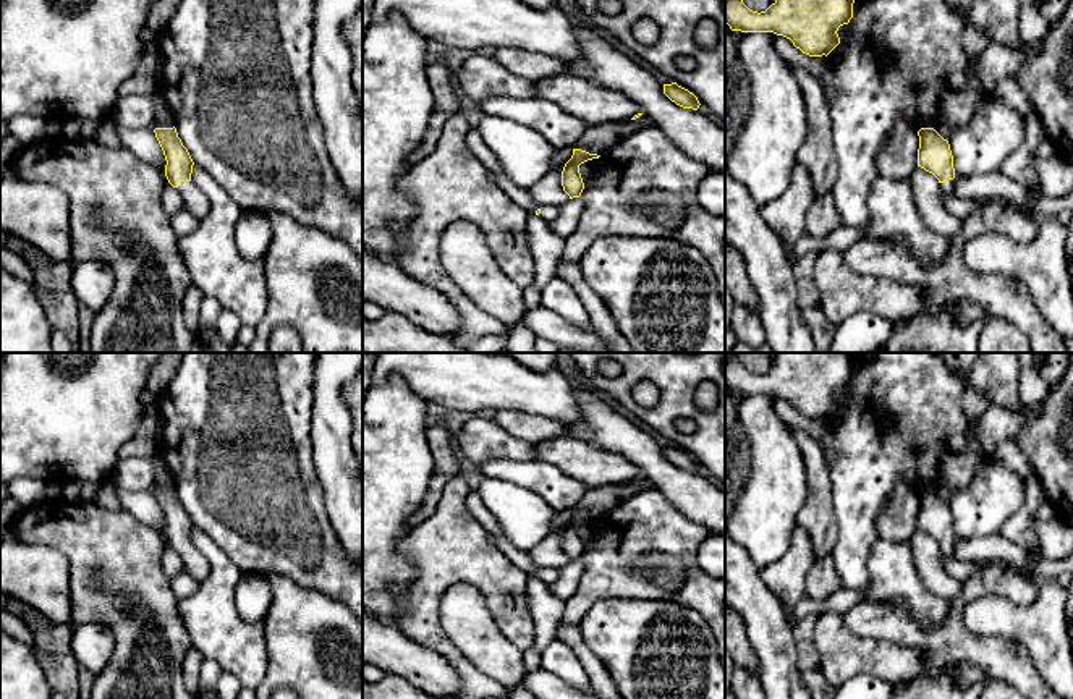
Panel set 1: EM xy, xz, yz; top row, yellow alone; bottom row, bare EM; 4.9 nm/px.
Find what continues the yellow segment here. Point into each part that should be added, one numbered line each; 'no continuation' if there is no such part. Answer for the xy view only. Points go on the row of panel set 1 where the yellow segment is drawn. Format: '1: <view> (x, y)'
1: xy (193, 198)

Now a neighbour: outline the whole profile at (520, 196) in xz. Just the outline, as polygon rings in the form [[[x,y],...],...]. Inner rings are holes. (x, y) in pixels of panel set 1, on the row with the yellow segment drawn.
[[[471,128],[466,134],[466,144],[474,157],[494,175],[497,186],[529,215],[536,214],[537,204],[528,188],[515,184],[503,172],[497,155],[487,147],[477,128]]]

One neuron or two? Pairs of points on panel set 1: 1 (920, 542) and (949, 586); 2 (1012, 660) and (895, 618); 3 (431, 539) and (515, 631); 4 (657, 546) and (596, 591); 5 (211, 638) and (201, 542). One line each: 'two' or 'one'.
1: one
2: one
3: one
4: one
5: one

